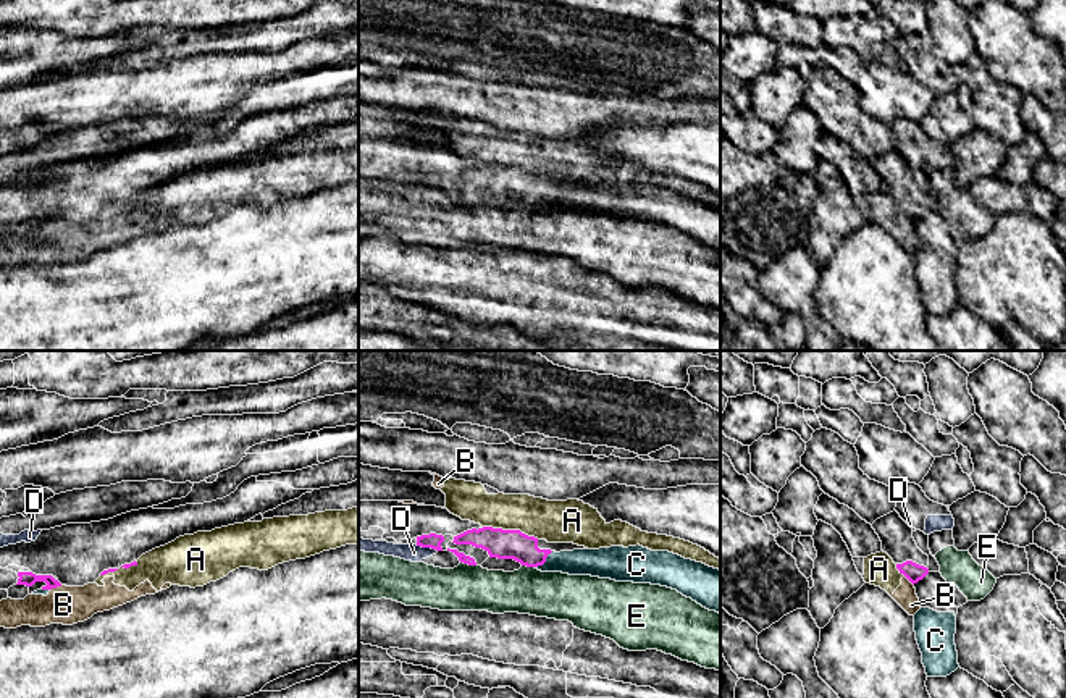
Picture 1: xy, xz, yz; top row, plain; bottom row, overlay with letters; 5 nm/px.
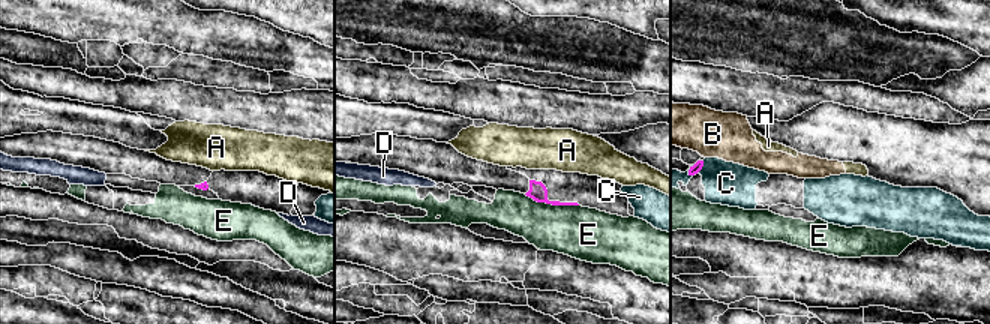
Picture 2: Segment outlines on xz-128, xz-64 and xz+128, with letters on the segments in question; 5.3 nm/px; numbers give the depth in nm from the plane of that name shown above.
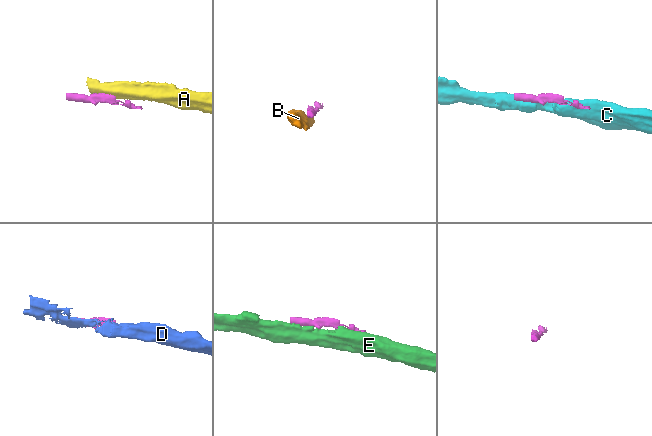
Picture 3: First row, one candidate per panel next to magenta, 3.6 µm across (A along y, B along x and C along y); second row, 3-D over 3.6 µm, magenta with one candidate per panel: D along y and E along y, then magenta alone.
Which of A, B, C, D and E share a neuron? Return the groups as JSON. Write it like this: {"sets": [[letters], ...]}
{"sets": [["A", "B"], ["C"], ["D"], ["E"]]}

